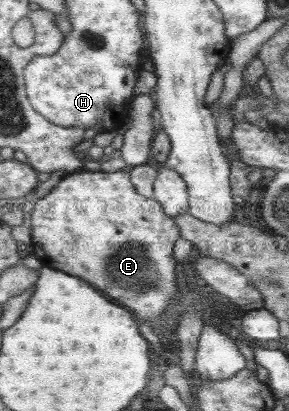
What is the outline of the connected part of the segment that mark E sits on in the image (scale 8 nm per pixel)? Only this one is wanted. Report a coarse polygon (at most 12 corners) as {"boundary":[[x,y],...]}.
{"boundary":[[69,173],[32,211],[43,267],[142,321],[176,293],[173,219],[129,173]]}

